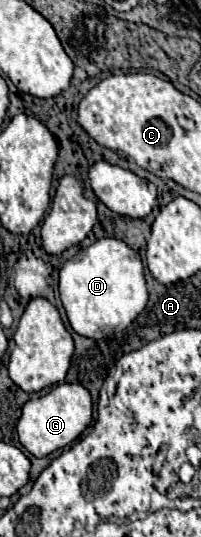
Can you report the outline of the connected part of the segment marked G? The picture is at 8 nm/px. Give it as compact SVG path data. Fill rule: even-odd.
M58 384L50 392L34 396L24 404L16 430L20 444L36 458L42 458L54 450L72 444L88 428L90 422L92 422L90 392L82 384Z

